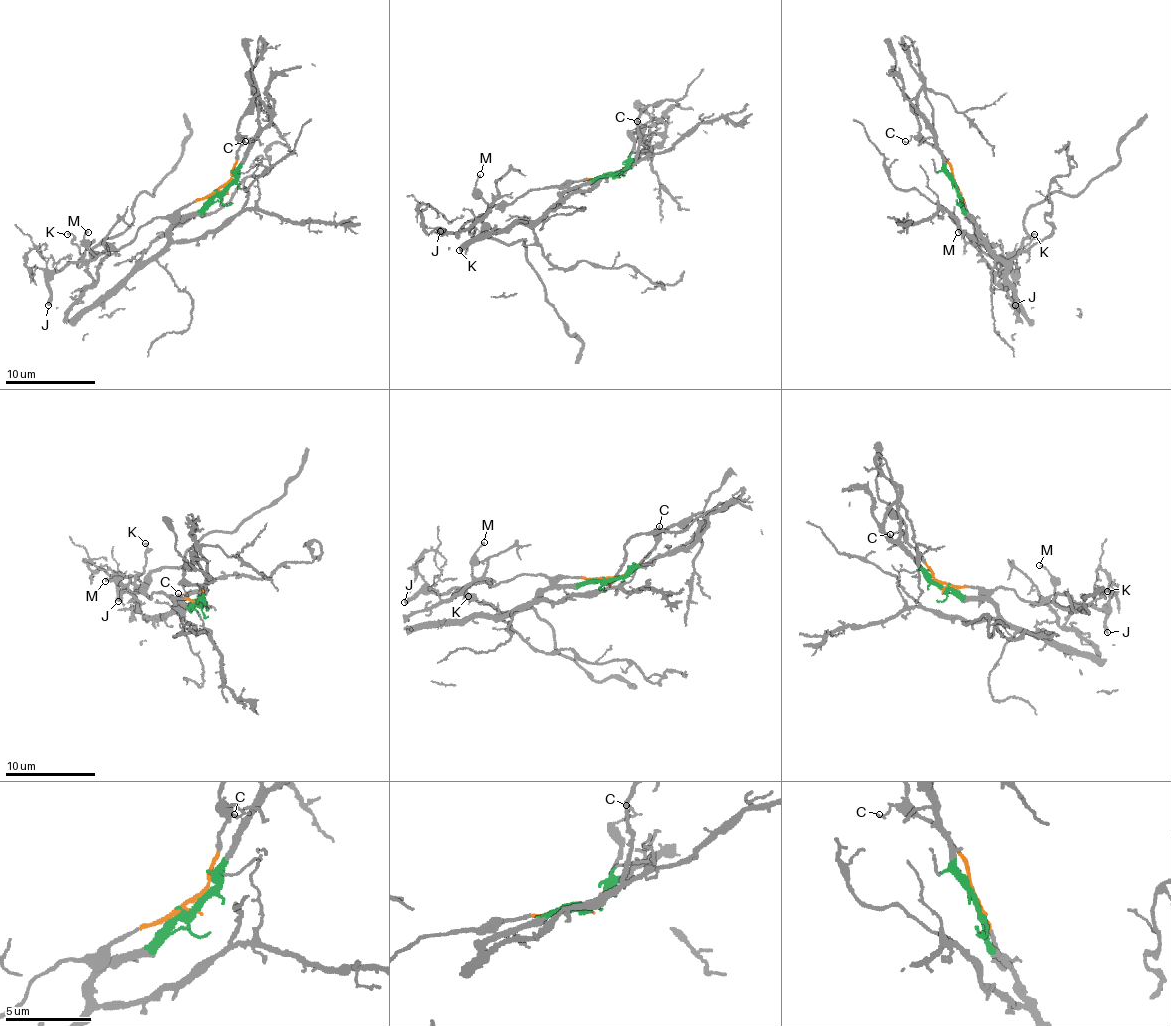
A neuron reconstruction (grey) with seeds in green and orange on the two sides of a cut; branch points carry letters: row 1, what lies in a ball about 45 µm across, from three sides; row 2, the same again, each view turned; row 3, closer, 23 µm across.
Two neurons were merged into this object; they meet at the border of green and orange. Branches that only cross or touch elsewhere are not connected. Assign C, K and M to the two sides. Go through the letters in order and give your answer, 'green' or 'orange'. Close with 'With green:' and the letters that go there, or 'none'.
C: orange
K: green
M: orange
With green: K

